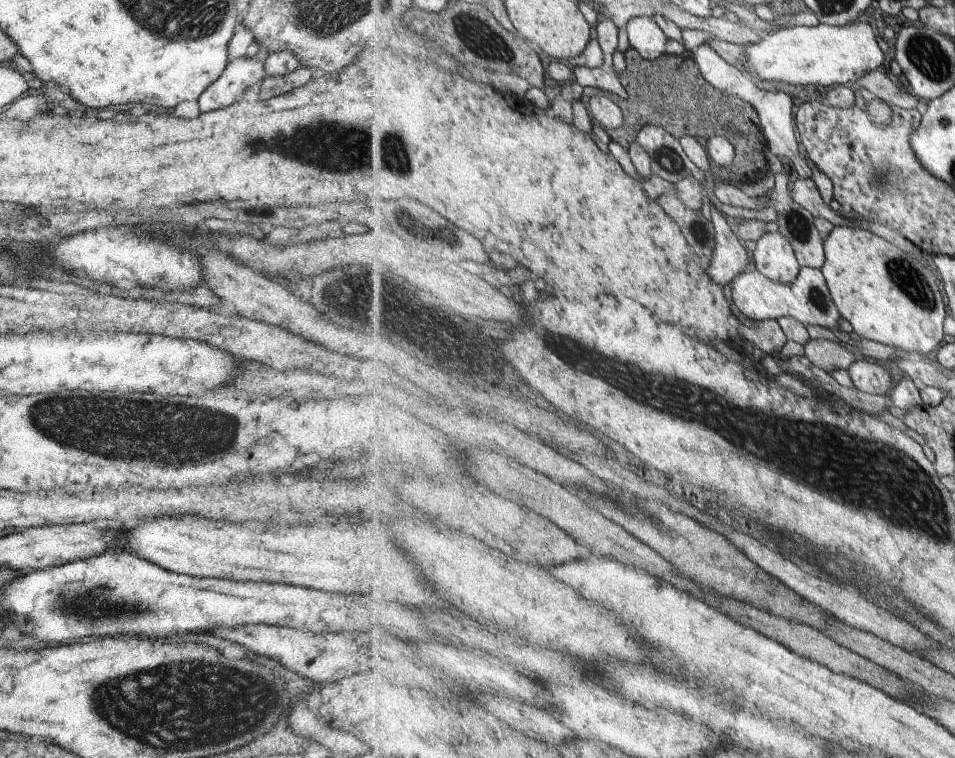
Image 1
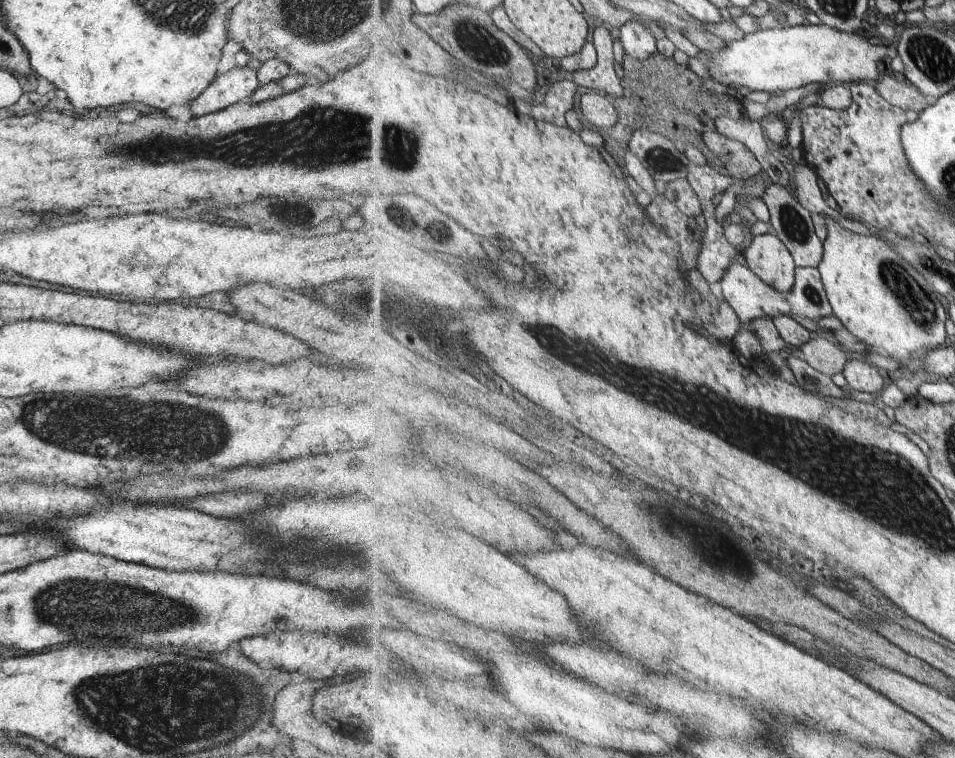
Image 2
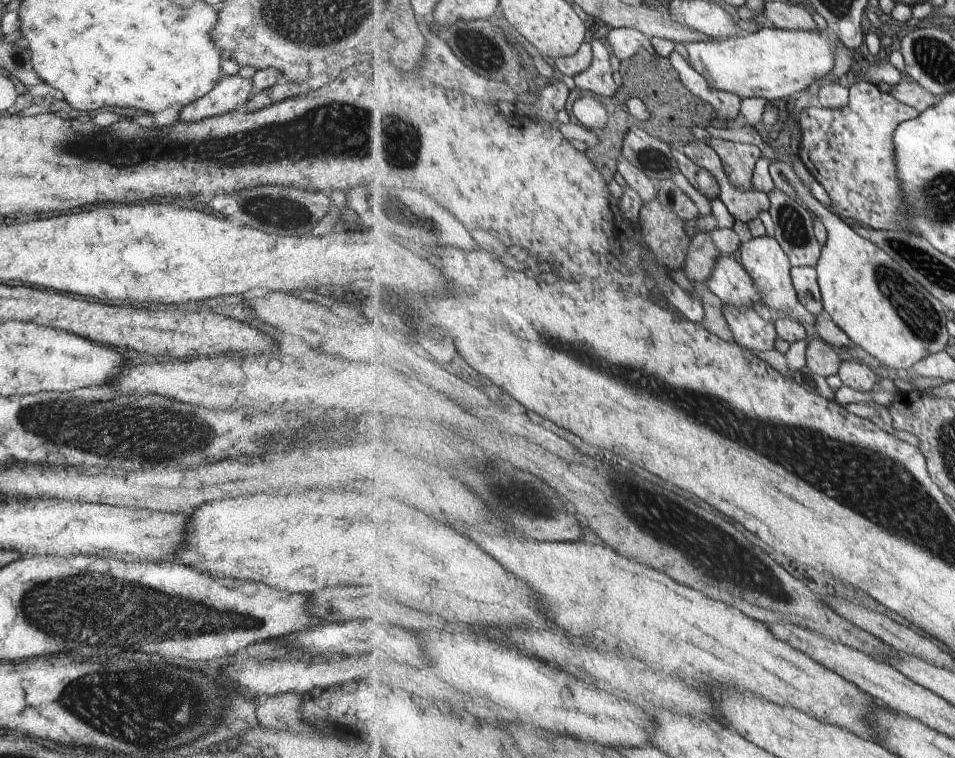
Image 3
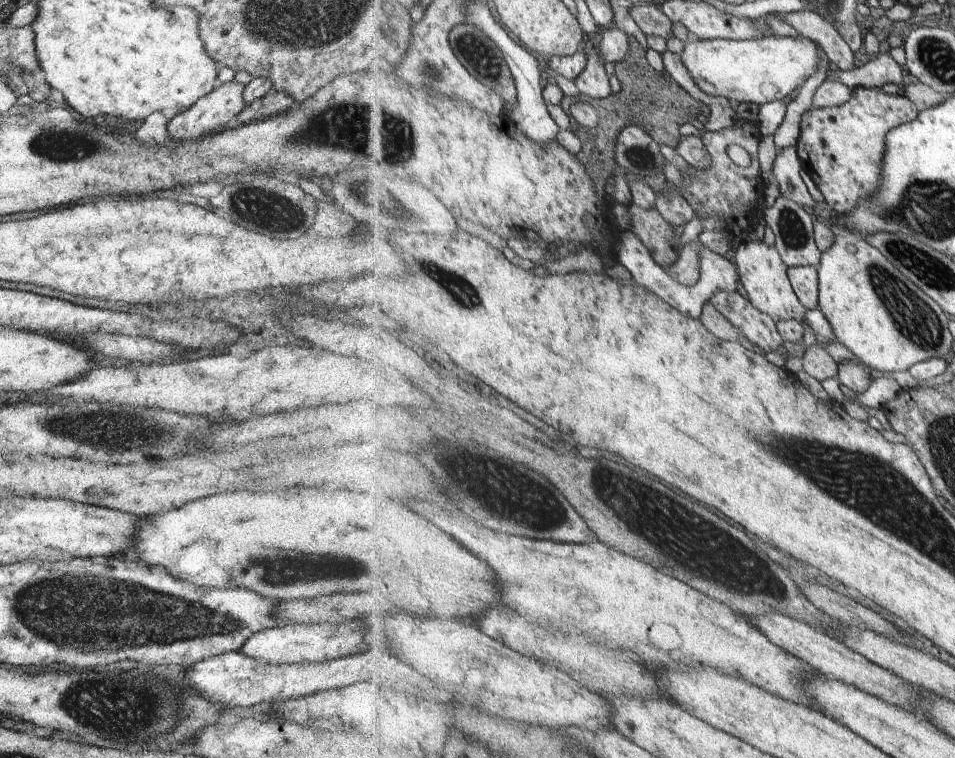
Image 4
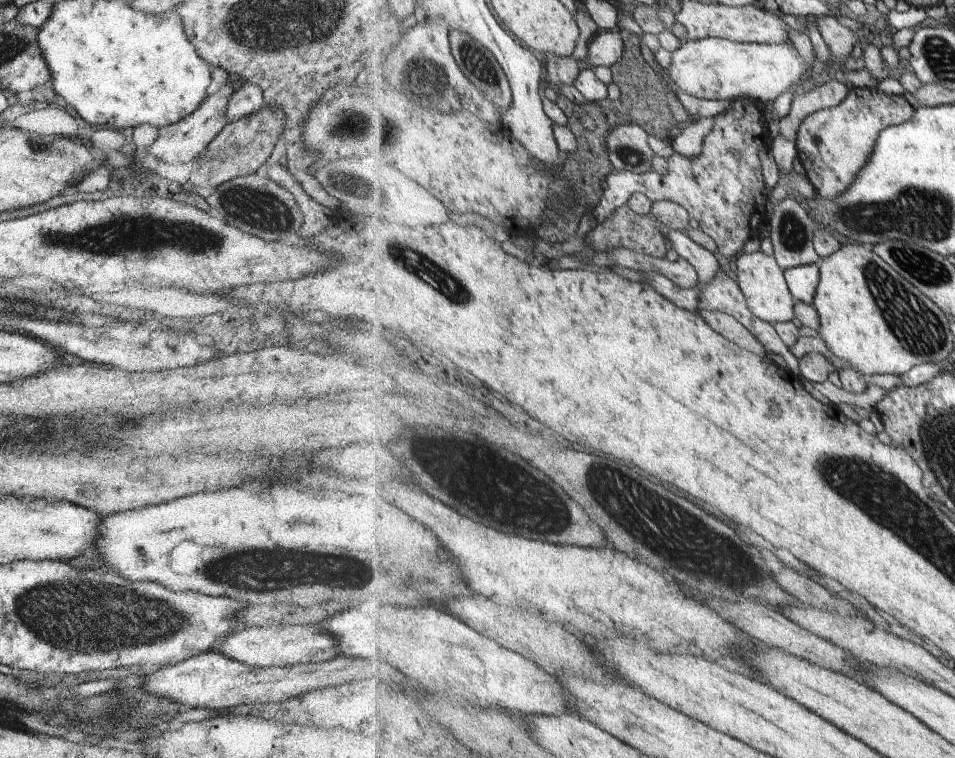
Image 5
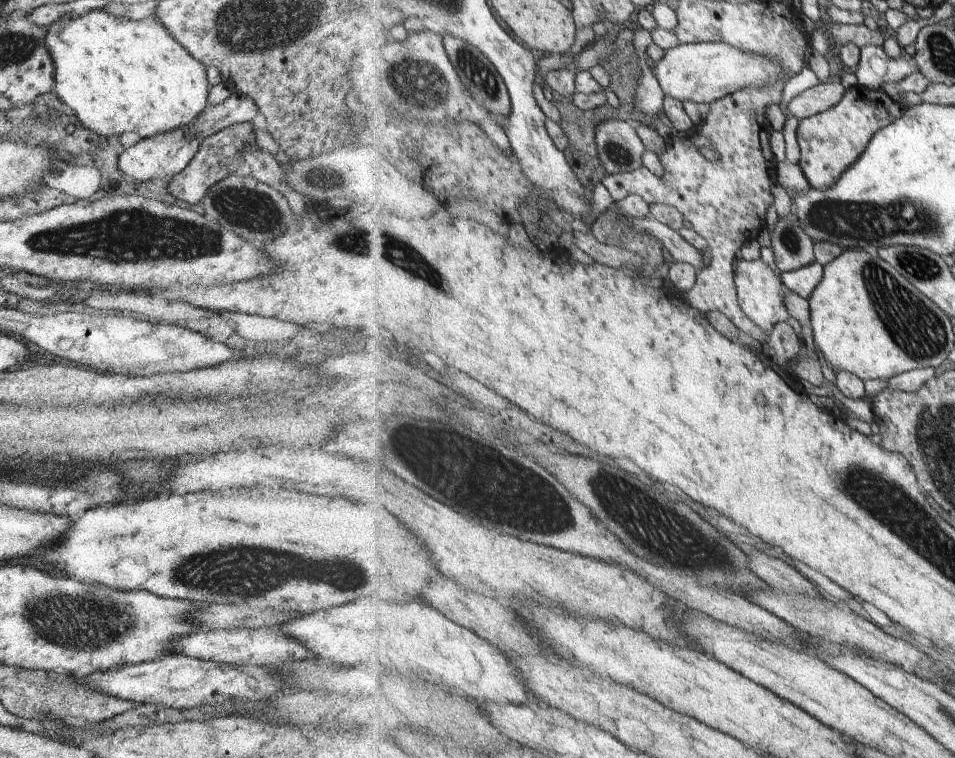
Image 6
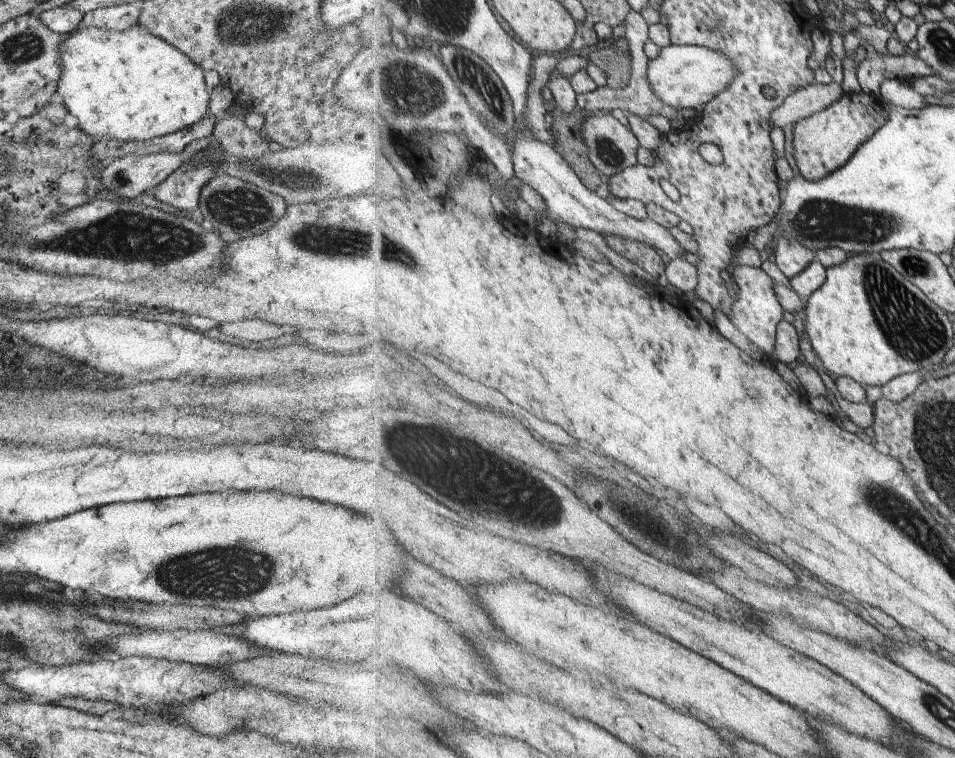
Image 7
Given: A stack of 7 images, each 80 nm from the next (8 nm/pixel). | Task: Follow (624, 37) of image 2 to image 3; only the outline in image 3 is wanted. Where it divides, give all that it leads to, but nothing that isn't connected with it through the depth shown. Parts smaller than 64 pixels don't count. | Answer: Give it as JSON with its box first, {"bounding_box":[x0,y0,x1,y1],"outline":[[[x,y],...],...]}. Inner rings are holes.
{"bounding_box":[607,26,656,60],"outline":[[[621,26],[608,29],[607,42],[612,54],[619,60],[633,58],[635,54],[639,54],[639,50],[646,50],[650,54],[656,53],[652,39],[635,27]]]}

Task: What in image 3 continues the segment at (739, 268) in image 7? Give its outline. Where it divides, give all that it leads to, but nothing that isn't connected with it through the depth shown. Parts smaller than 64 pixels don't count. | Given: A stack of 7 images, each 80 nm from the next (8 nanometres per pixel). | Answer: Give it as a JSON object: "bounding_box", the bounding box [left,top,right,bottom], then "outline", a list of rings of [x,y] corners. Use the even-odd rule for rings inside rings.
{"bounding_box":[740,237,815,328],"outline":[[[753,237],[749,242],[743,243],[740,249],[741,264],[750,272],[756,284],[757,301],[769,308],[785,312],[792,319],[797,319],[808,328],[815,324],[815,315],[799,302],[794,279],[792,278],[792,265],[788,252],[781,246],[776,237]]]}

